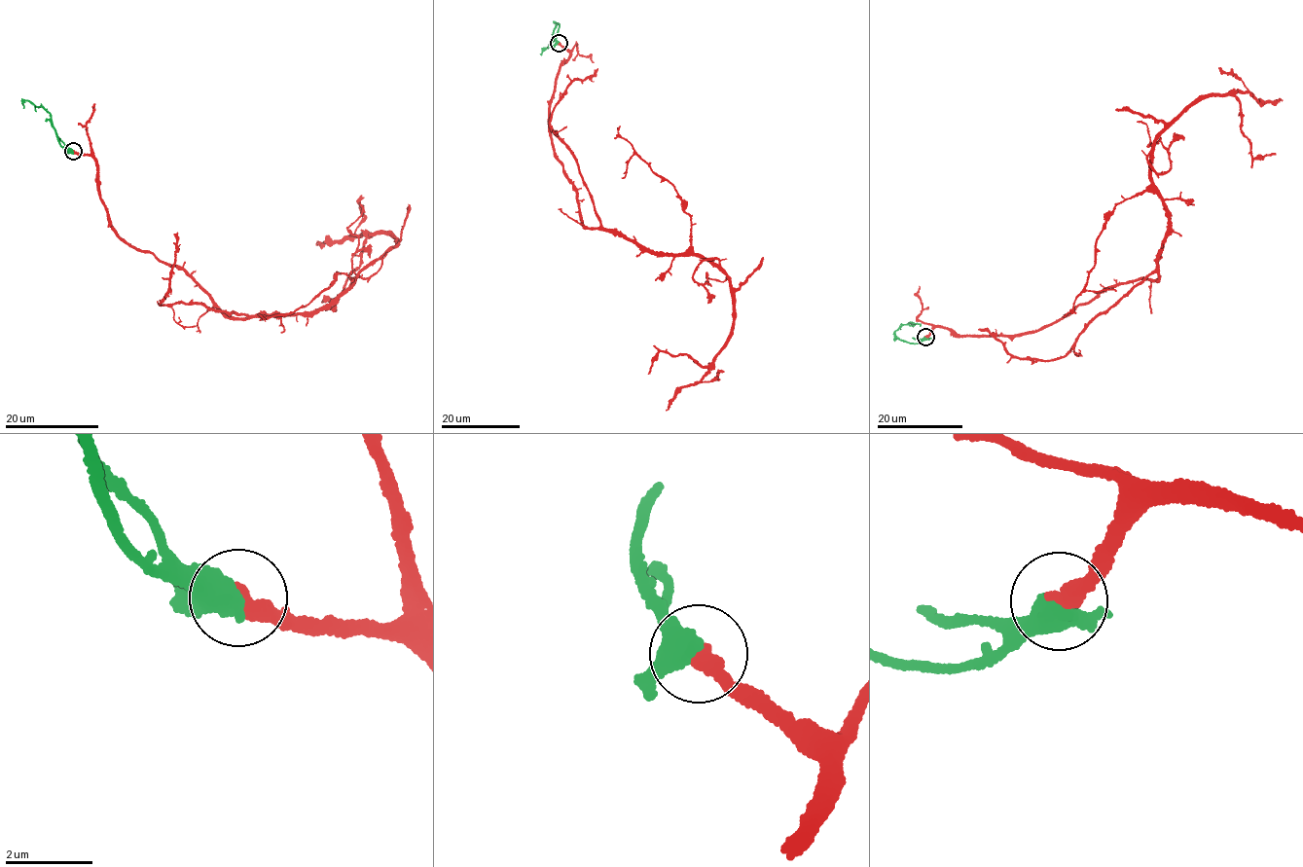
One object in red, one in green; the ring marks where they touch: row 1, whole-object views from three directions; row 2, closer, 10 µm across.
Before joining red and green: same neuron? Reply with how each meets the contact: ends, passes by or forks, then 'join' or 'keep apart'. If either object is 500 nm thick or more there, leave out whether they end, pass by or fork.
join

